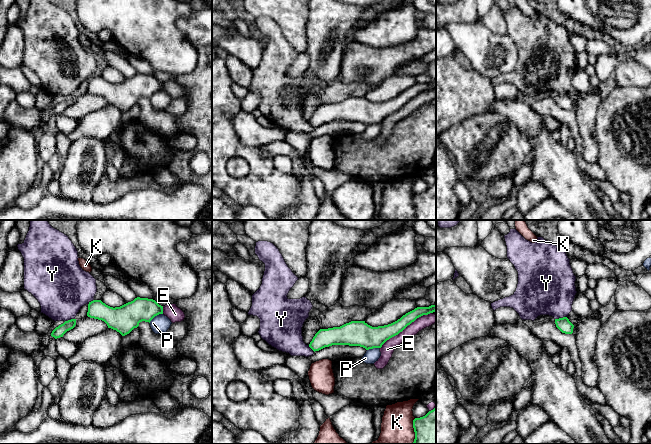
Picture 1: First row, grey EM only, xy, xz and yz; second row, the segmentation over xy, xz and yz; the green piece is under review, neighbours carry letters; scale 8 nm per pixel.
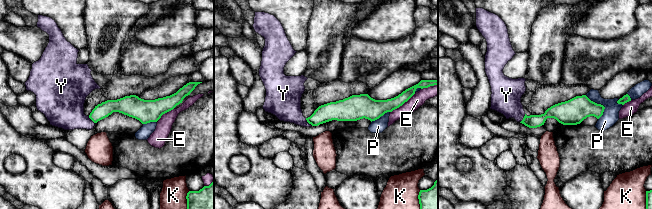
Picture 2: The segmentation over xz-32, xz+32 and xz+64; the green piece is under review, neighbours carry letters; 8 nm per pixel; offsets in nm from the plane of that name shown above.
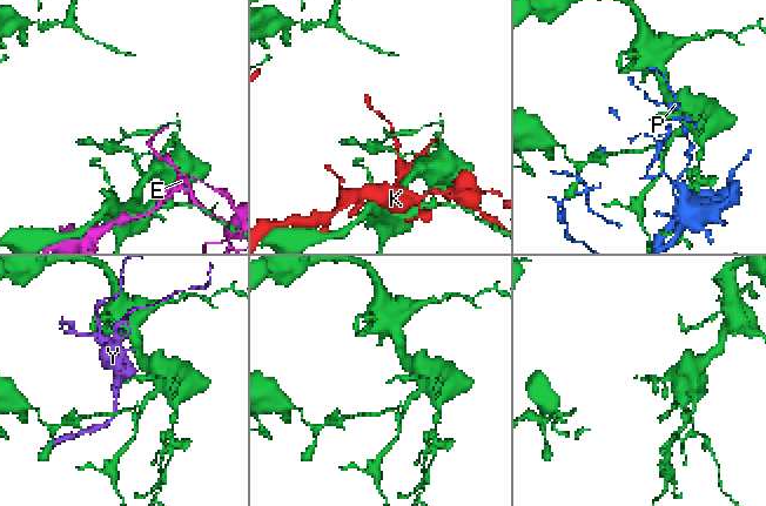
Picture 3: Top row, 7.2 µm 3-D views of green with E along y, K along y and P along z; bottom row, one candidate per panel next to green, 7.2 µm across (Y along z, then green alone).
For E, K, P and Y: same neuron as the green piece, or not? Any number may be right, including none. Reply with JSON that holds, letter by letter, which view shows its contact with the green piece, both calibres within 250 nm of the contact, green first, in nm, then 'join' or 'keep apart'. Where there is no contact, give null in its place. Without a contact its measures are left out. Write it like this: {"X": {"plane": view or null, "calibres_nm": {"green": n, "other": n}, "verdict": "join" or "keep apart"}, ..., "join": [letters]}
{"E": {"plane": "xz", "calibres_nm": {"green": 160, "other": 110}, "verdict": "keep apart"}, "K": {"plane": "xz", "calibres_nm": {"green": 340, "other": 280}, "verdict": "keep apart"}, "P": {"plane": "xy", "calibres_nm": {"green": 220, "other": 150}, "verdict": "keep apart"}, "Y": {"plane": "yz", "calibres_nm": {"green": 110, "other": 420}, "verdict": "keep apart"}, "join": []}

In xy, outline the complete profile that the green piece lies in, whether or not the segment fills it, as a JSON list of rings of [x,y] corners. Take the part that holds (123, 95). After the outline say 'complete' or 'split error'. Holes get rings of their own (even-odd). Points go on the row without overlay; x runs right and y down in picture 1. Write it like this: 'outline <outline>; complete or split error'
outline [[[137,73],[120,83],[110,83],[101,76],[88,80],[87,92],[104,97],[108,104],[116,106],[122,112],[129,110],[142,97],[149,98],[157,91],[163,90],[163,82],[155,76]]]; complete

